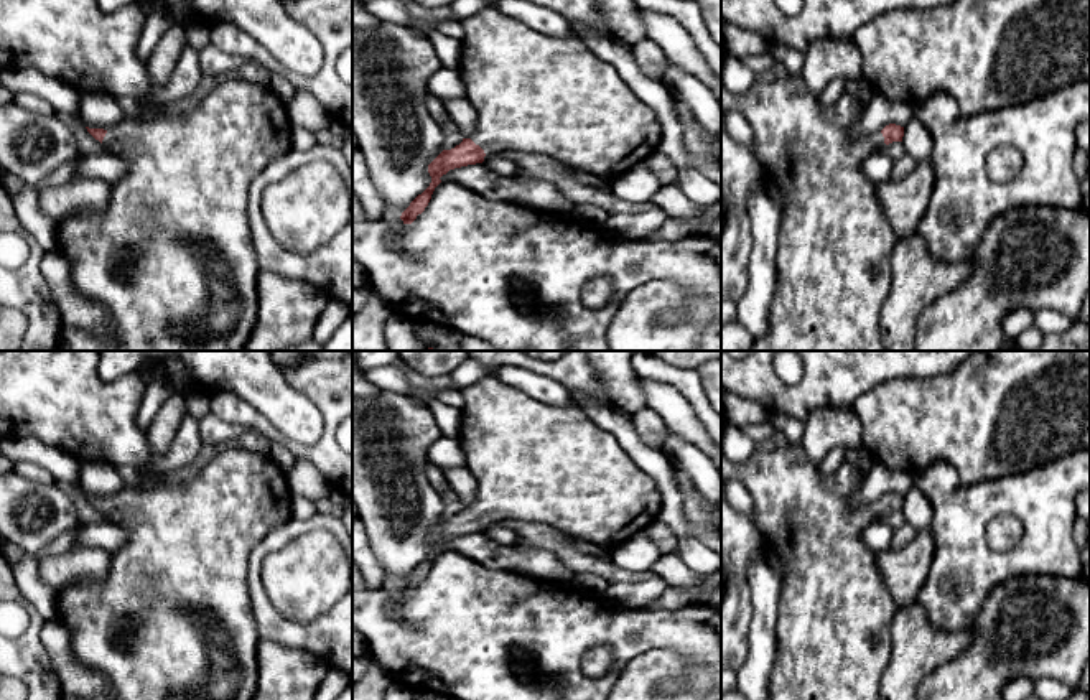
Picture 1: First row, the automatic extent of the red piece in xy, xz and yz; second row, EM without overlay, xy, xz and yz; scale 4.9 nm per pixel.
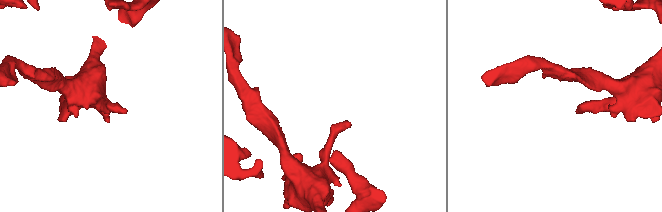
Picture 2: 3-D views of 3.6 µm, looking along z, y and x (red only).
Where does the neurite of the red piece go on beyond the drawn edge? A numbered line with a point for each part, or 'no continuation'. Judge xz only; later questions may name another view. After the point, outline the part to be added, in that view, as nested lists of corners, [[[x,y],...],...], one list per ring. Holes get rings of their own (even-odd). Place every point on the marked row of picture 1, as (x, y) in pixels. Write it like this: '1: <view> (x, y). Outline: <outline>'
1: xz (532, 93). Outline: [[[494,5],[461,25],[464,36],[458,72],[466,100],[476,109],[471,140],[486,155],[505,150],[538,153],[566,168],[614,180],[657,150],[662,127],[655,110],[575,35],[542,35]]]

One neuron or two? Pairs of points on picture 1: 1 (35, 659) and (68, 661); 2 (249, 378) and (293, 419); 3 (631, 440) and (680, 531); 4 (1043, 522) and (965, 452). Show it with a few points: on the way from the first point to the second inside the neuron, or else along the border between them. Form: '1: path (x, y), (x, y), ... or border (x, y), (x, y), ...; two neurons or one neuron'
1: border (45, 621), (40, 641), (61, 682); two neurons
2: path (260, 386), (282, 407); one neuron
3: path (652, 463), (664, 475), (672, 508); one neuron
4: border (1031, 468), (975, 483), (964, 483), (955, 471); two neurons

